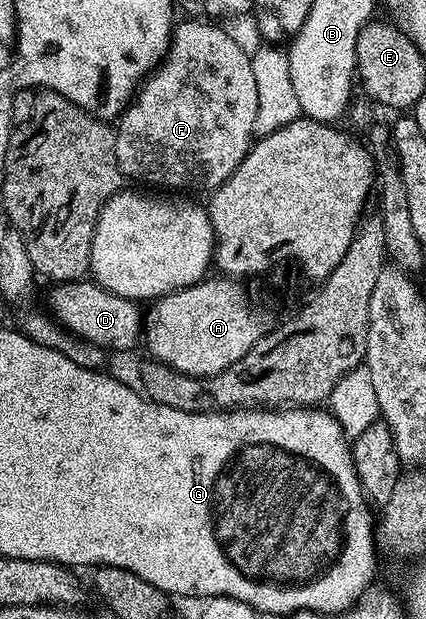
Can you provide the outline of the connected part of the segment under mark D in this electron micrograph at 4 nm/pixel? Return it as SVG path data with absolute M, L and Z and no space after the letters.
M80 279L78 281L64 281L56 284L51 293L50 316L54 317L68 333L80 337L88 345L95 345L98 349L110 351L110 349L131 349L135 344L140 344L143 332L144 314L139 313L140 307L134 300L122 298L121 295L113 294L91 279Z

